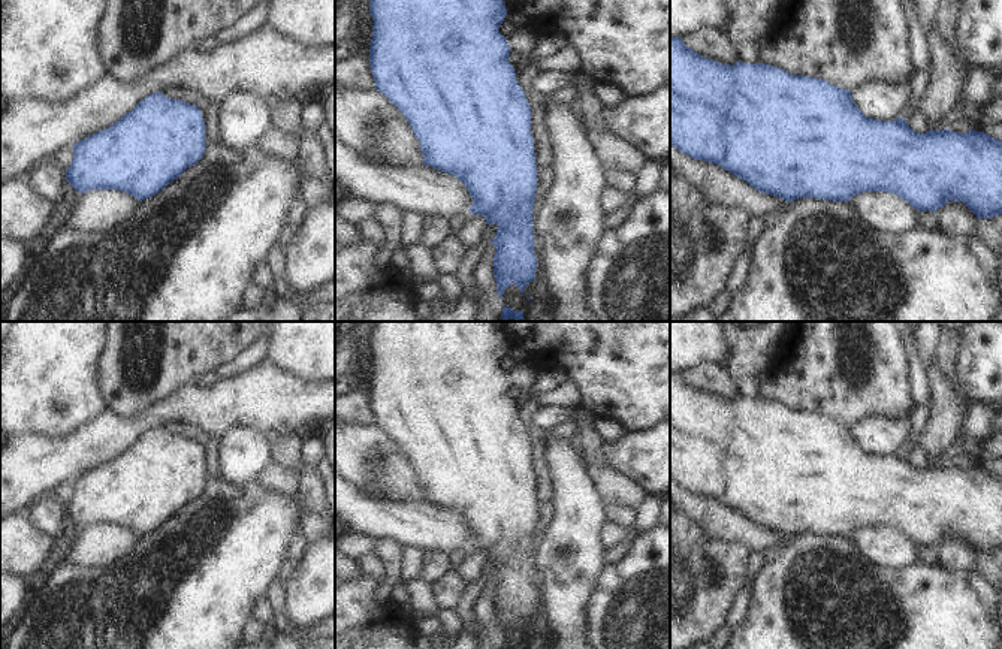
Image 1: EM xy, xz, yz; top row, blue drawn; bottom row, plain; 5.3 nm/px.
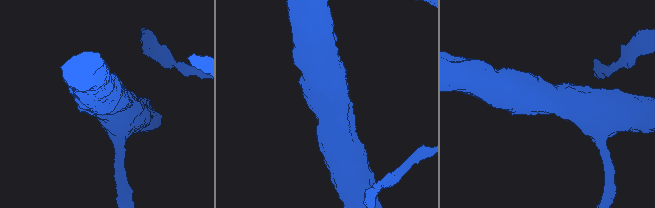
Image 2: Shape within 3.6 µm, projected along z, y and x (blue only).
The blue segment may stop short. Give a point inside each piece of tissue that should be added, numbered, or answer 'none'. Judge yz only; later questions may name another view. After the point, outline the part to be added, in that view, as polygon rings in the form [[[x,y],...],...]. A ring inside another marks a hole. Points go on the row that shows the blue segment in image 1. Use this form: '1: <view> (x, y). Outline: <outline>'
none

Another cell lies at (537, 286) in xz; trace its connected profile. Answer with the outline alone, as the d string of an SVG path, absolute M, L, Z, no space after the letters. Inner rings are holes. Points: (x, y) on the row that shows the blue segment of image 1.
M540 262L540 275L532 280L529 284L526 284L523 295L528 298L532 298L535 295L546 296L547 295L547 284L546 284L546 275L544 275L544 265Z

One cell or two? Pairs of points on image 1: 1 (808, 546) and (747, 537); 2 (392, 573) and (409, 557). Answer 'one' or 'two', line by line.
1: two
2: two

